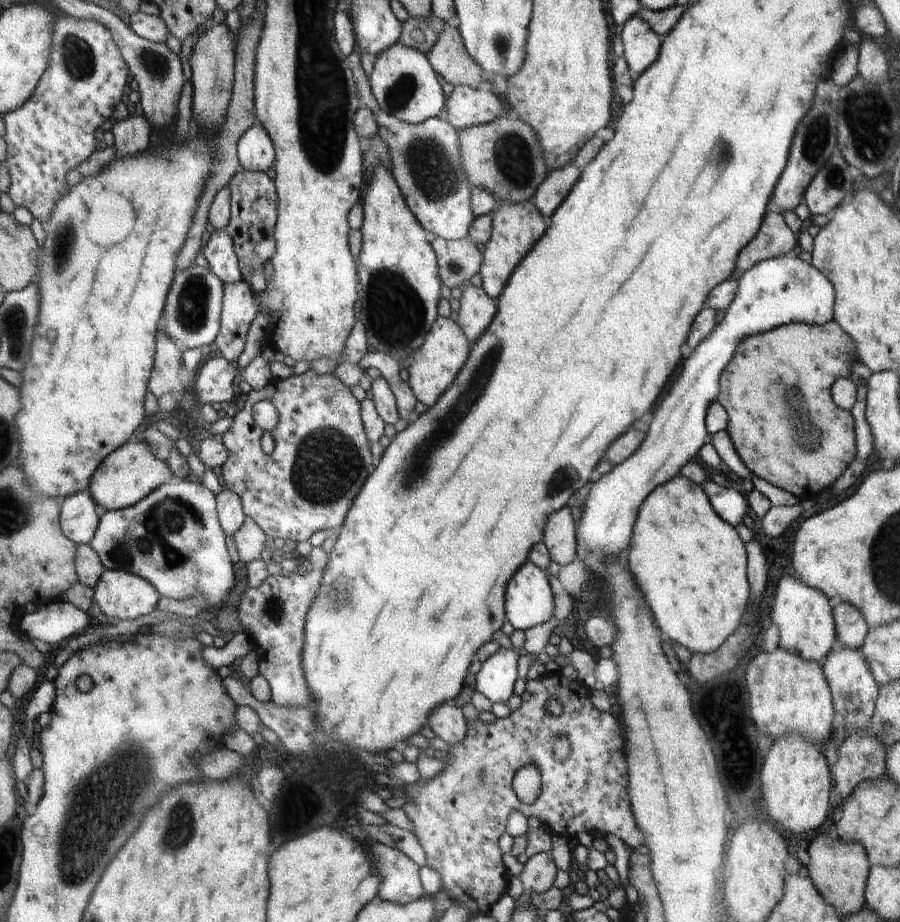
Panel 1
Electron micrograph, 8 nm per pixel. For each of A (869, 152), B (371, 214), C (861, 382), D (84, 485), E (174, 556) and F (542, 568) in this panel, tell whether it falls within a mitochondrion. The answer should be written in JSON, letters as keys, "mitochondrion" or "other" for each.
{"A":"mitochondrion","B":"other","C":"other","D":"other","E":"mitochondrion","F":"other"}

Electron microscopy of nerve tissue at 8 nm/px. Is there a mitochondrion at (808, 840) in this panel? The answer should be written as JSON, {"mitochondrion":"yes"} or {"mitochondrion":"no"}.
{"mitochondrion":"no"}

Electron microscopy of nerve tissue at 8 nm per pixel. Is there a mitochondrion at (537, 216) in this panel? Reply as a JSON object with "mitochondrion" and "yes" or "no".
{"mitochondrion":"no"}

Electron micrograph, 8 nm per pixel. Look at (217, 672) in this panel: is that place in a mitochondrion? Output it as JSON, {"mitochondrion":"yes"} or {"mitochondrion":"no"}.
{"mitochondrion":"no"}

